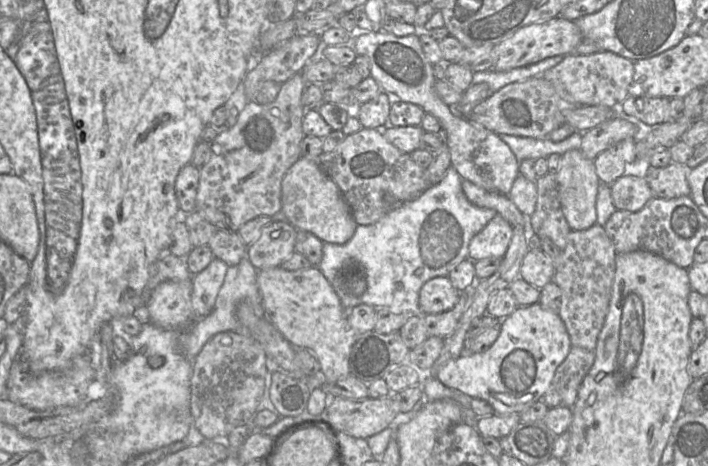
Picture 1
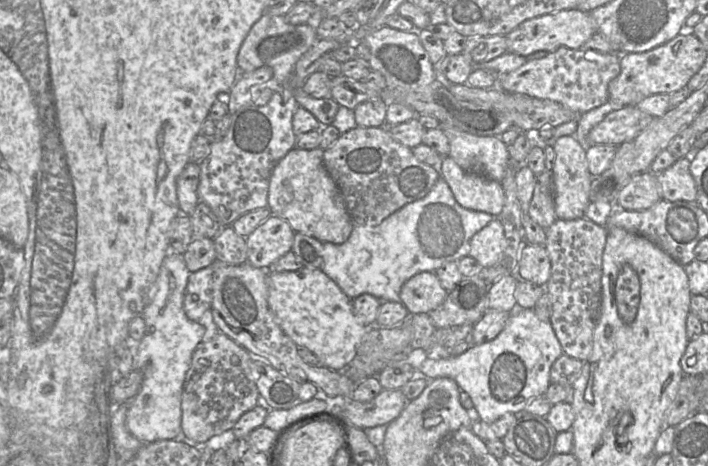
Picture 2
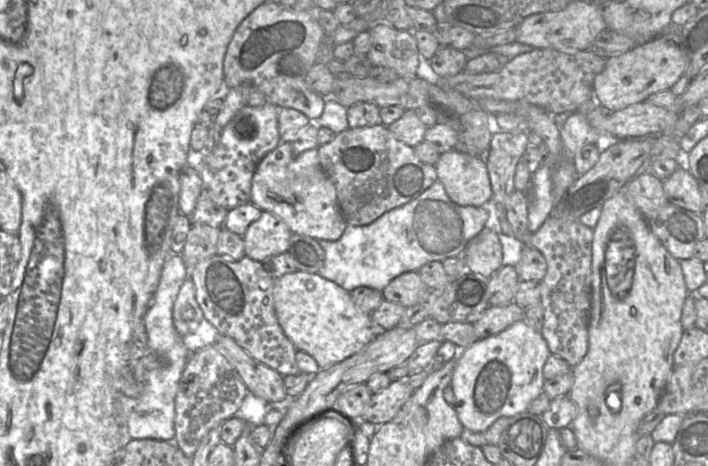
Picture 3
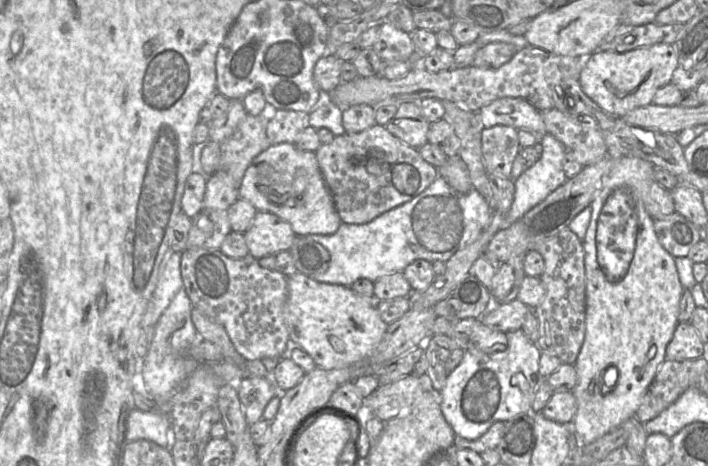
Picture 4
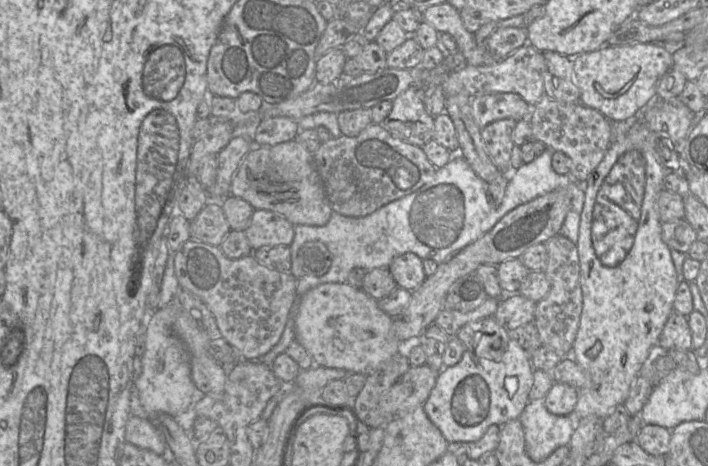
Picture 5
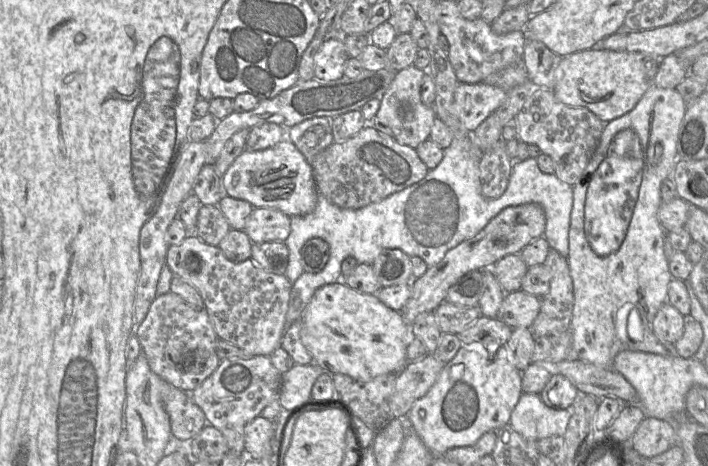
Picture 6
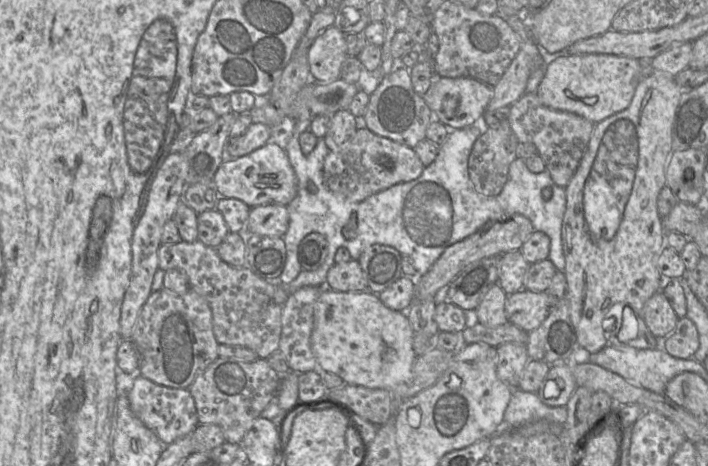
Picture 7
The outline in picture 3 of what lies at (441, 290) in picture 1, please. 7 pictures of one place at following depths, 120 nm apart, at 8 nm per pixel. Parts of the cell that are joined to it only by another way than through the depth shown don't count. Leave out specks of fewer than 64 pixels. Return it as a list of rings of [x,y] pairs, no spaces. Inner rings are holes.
[[[411,271],[394,278],[383,289],[382,295],[385,300],[408,308],[424,302],[431,291],[418,272]]]

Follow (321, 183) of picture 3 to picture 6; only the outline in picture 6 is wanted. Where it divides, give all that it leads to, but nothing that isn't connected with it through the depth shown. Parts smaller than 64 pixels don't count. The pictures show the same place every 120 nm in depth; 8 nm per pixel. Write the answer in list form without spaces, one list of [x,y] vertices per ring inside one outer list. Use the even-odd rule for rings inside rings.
[[[290,140],[259,151],[243,151],[221,178],[224,194],[249,202],[254,208],[271,208],[288,216],[306,215],[317,206],[319,191],[311,164]]]

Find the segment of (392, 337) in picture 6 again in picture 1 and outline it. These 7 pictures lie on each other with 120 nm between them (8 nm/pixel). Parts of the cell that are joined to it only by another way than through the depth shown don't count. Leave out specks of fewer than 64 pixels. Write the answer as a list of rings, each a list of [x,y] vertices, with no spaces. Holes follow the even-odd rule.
[[[281,266],[259,270],[257,285],[265,314],[282,336],[295,348],[312,352],[321,368],[321,378],[326,383],[335,383],[350,375],[350,354],[358,335],[348,320],[348,311],[342,306],[331,283],[318,267],[288,271]]]

